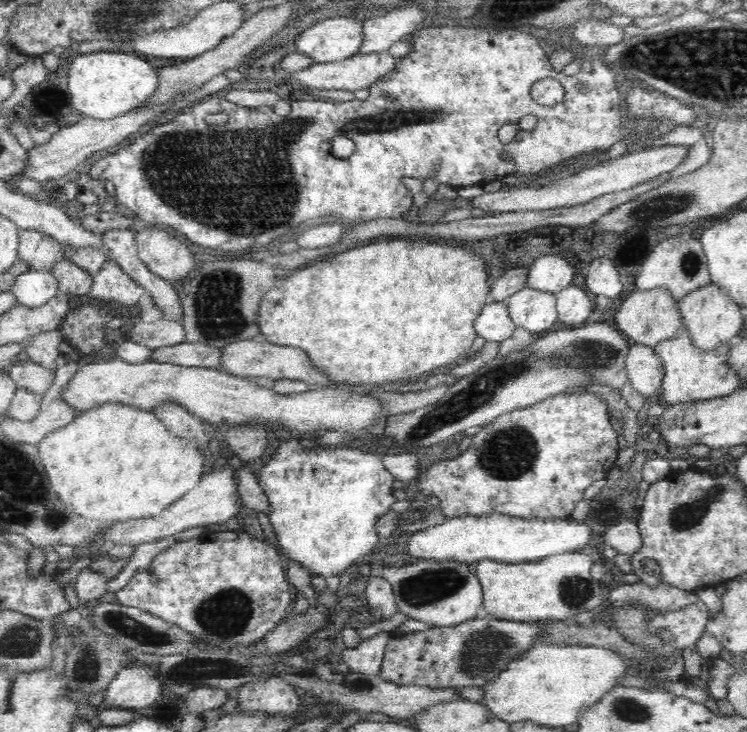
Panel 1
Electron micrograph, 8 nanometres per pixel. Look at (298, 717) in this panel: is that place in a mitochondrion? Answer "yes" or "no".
no

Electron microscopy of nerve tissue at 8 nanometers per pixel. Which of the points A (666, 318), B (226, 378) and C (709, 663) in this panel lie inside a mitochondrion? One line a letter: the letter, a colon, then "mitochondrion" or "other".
A: other
B: other
C: other

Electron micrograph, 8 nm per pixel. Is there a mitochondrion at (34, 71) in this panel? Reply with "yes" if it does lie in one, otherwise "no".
no

